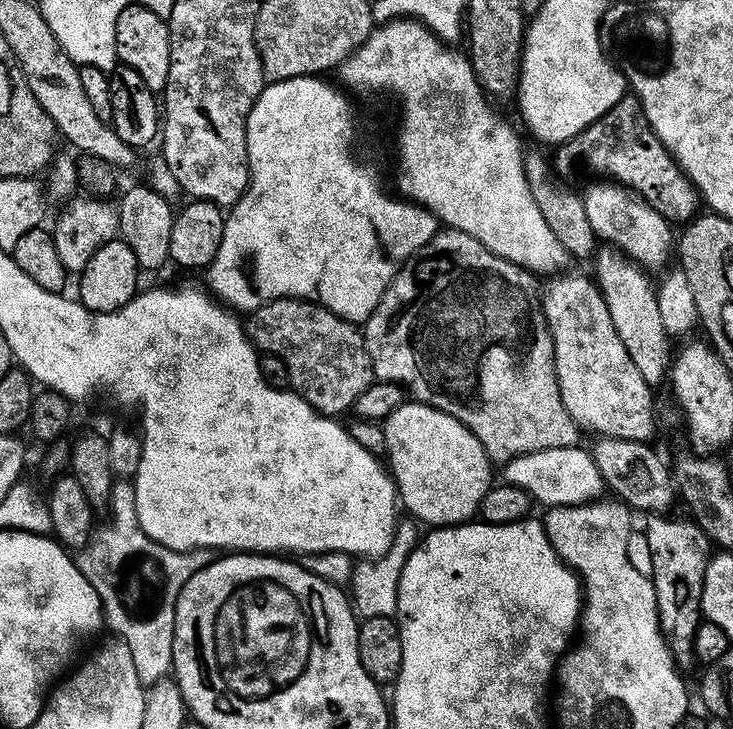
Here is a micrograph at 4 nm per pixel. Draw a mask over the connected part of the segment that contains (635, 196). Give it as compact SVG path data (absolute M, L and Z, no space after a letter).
M598 180L582 194L586 216L597 239L621 251L642 268L654 272L666 260L674 244L671 223L635 191L609 180Z

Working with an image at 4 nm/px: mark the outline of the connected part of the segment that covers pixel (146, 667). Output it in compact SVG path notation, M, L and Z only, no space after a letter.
M120 478L112 485L112 498L108 524L93 531L88 543L75 553L74 559L80 565L90 586L100 599L103 619L113 628L115 635L124 641L134 658L134 670L138 670L140 683L149 686L169 675L172 667L172 643L174 642L174 622L176 621L176 600L180 597L182 586L206 563L203 551L171 552L166 546L154 542L142 530L136 509L136 489L127 479Z

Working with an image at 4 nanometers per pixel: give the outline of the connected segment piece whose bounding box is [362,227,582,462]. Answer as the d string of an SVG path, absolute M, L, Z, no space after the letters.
M445 227L443 230L437 231L436 235L430 238L430 242L426 242L426 246L422 246L422 250L414 253L405 264L396 270L396 277L382 294L376 309L370 313L362 325L364 349L370 354L372 369L376 371L376 380L389 380L400 384L413 401L428 404L439 412L450 414L458 422L465 424L478 438L478 442L482 442L488 459L492 462L497 462L496 460L507 462L547 448L575 448L581 443L581 429L577 428L570 418L566 406L562 406L562 394L558 390L558 378L554 366L552 335L548 333L544 313L541 305L537 303L538 288L532 285L532 280L534 280L533 273L529 272L527 268L519 268L517 264L512 264L508 260L494 255L490 250L486 250L486 246L482 246L482 242L478 242L478 238L457 228Z

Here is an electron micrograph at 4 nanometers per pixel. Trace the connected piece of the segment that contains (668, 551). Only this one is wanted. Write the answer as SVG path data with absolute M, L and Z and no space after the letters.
M649 515L647 517L648 525L643 525L642 531L646 542L650 542L650 558L654 561L654 570L650 579L656 591L656 609L660 619L660 628L664 631L664 638L668 642L668 649L671 650L672 657L675 658L677 665L684 669L694 664L696 650L694 634L696 627L702 622L700 599L702 598L703 575L706 574L709 557L714 552L714 545L704 532L703 527L695 519L683 520L680 516L672 515Z

